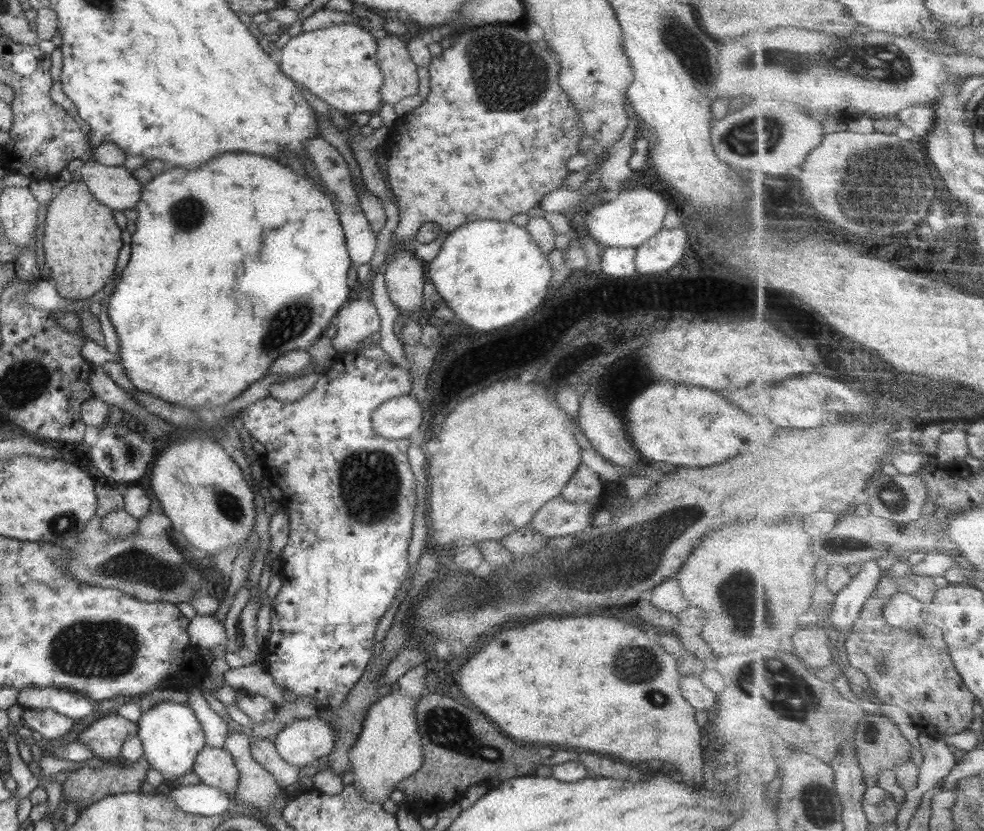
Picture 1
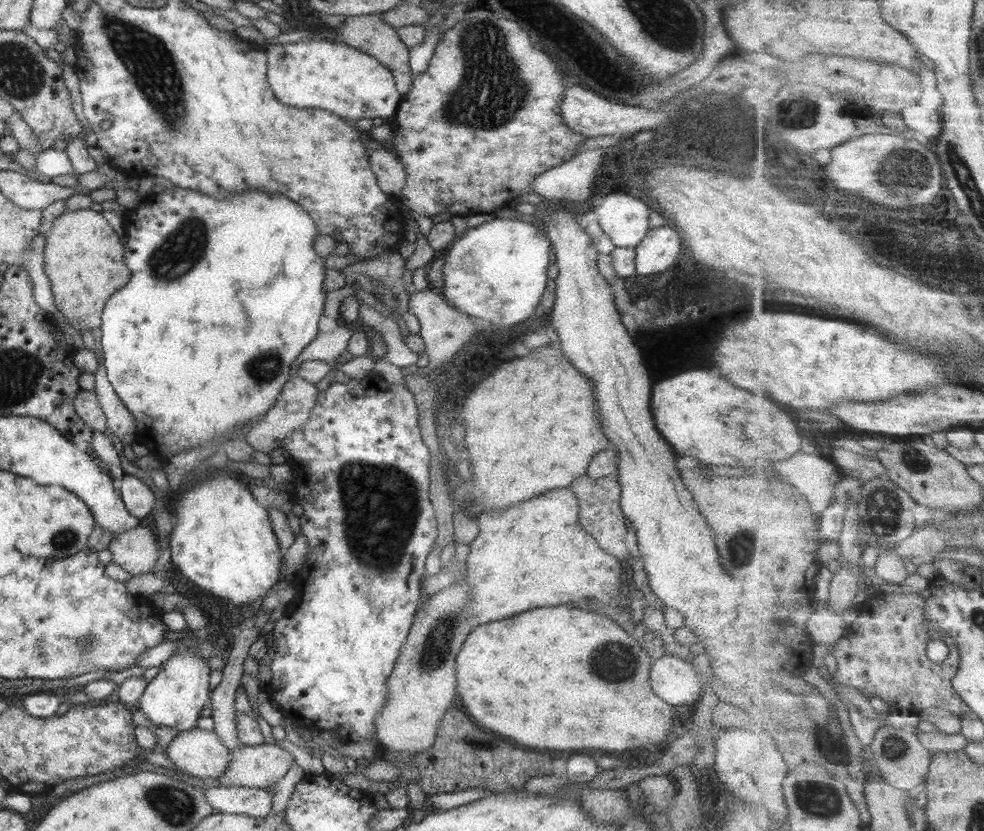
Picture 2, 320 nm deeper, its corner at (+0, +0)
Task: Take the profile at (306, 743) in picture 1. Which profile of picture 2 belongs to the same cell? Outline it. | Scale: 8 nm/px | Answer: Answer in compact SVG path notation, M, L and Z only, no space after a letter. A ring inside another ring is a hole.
M277 744L239 745L230 752L225 770L216 778L220 782L217 786L268 790L293 763L293 757Z

